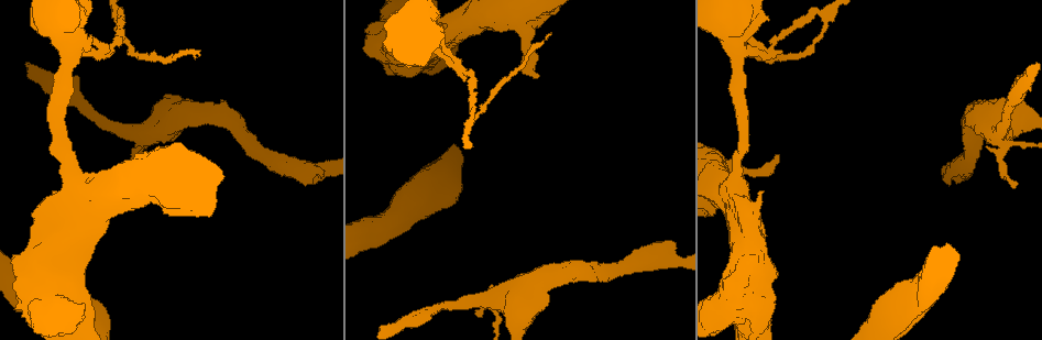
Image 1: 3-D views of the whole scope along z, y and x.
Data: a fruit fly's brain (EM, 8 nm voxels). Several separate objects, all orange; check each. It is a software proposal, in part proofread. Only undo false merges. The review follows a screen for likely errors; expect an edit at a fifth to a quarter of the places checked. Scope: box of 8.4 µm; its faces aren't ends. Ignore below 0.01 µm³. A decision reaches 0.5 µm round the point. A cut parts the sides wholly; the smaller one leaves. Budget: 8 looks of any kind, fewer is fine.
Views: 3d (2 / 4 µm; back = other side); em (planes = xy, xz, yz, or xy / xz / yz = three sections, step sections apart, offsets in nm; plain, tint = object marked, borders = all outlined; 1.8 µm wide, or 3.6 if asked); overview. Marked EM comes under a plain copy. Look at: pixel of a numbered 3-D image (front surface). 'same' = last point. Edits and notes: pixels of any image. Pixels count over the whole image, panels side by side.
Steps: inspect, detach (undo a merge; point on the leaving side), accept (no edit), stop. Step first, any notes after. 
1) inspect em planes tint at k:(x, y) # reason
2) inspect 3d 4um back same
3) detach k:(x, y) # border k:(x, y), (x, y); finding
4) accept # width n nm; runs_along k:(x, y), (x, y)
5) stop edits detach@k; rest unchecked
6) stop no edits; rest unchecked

inspect 3d 2um at 1:(1003, 165) # sudden change in width

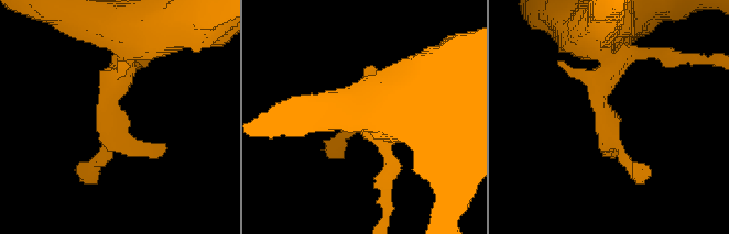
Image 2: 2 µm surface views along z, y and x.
inspect em planes tint at 2:(604, 113) # now the EM

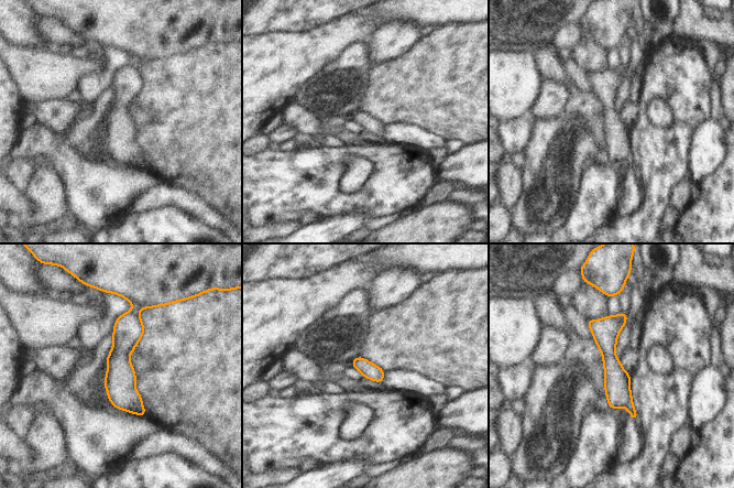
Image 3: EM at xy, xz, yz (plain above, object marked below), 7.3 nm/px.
detach 3:(129, 328) # width 120 nm; border 3:(133, 308), (138, 311); a second neuron is stuck on

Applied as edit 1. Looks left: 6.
inspect em planes borders at 1:(119, 13) # sharp bend

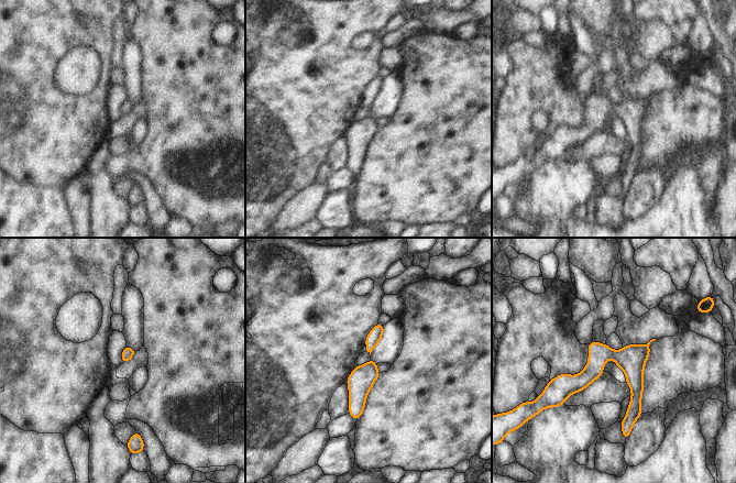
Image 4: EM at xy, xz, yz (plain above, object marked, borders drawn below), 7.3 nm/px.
accept # width 90 nm; runs_along 4:(592, 344), (634, 372), (627, 426); one neuron here

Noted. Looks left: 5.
inspect em 3.6um planes borders at 1:(749, 222) # thick turns thin

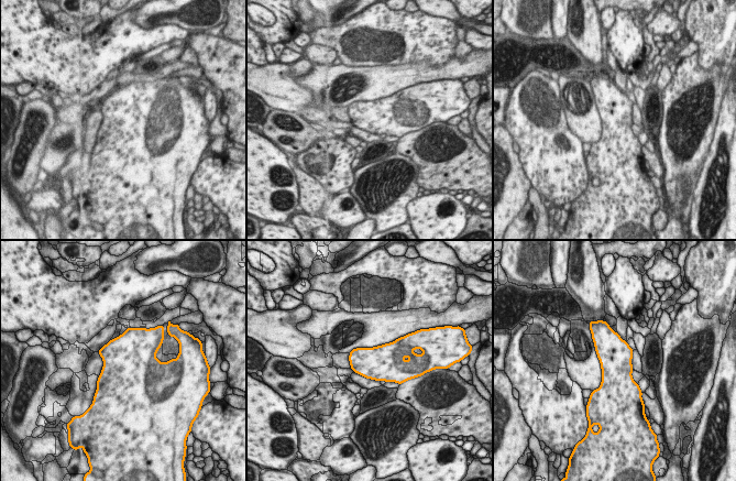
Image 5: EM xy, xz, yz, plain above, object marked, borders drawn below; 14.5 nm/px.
accept # continuous, no second neuron

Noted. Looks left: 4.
stop edits detach@3; rest unchecked

